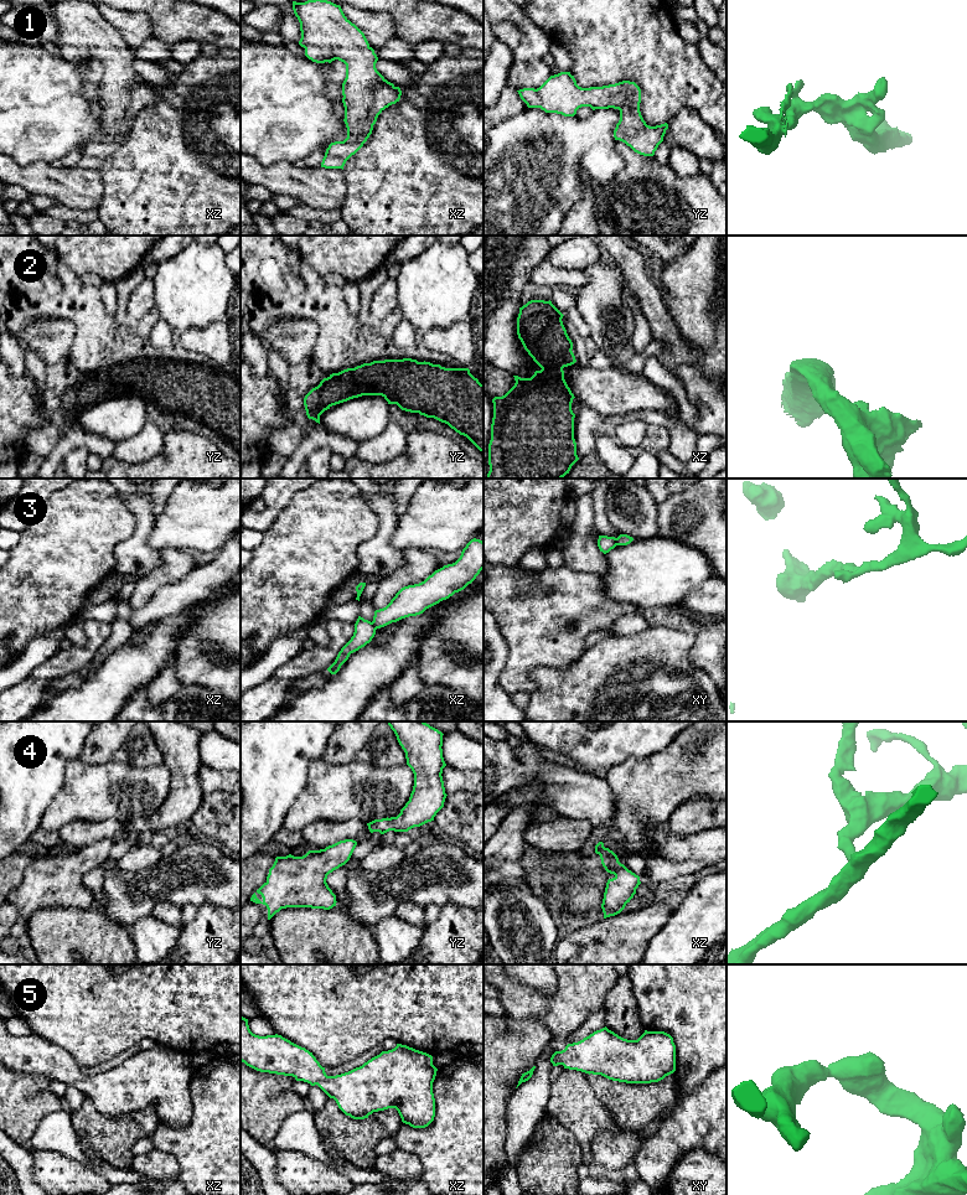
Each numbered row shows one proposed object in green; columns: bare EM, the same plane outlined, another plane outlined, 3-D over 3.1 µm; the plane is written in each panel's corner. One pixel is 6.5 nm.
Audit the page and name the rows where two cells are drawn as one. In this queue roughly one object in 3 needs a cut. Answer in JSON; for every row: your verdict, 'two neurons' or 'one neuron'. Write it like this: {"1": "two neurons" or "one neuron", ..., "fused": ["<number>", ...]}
{"1": "one neuron", "2": "one neuron", "3": "two neurons", "4": "one neuron", "5": "one neuron", "fused": ["3"]}

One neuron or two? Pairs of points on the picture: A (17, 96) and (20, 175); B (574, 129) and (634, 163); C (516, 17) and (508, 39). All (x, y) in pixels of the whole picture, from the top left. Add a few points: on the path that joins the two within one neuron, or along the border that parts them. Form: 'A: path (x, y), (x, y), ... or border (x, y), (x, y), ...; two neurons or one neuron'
A: border (13, 159), (20, 165), (41, 161), (48, 164); two neurons
B: border (615, 140), (615, 151), (624, 166), (609, 182); two neurons
C: border (497, 22), (518, 31), (513, 51); two neurons

